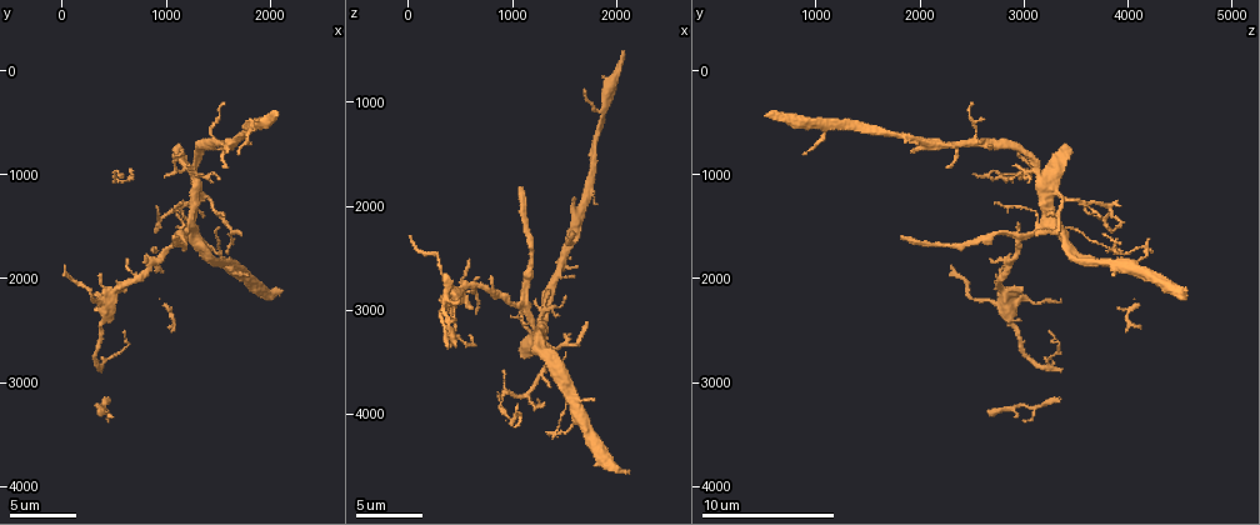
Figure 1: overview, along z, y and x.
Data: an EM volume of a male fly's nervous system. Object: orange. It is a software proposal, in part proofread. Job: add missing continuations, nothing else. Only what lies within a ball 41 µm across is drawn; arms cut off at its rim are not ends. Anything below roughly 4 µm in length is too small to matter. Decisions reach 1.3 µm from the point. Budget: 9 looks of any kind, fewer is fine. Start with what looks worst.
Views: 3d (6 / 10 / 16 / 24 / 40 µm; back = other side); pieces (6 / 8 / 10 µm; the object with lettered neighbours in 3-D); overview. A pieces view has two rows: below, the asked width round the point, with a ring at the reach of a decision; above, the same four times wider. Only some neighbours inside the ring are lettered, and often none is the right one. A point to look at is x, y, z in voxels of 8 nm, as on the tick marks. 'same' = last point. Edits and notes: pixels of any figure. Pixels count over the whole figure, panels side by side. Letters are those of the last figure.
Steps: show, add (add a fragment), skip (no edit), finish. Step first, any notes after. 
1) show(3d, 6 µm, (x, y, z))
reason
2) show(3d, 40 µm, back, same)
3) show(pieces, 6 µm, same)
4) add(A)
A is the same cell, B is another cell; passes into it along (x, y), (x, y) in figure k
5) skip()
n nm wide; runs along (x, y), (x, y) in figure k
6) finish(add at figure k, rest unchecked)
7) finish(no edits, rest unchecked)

show(3d, 10 µm, (1720, 1580, 3120))
branch stops here

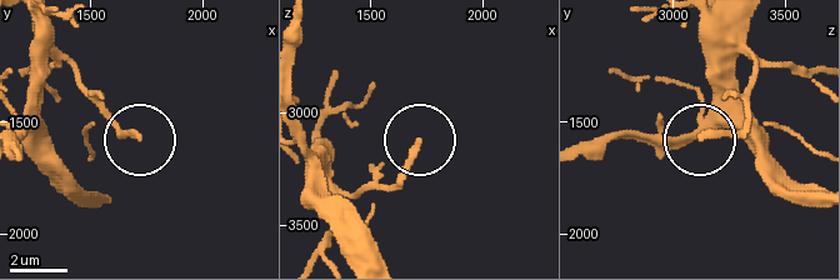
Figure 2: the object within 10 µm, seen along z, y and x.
show(pieces, 10 µm, (1720, 1570, 3140))

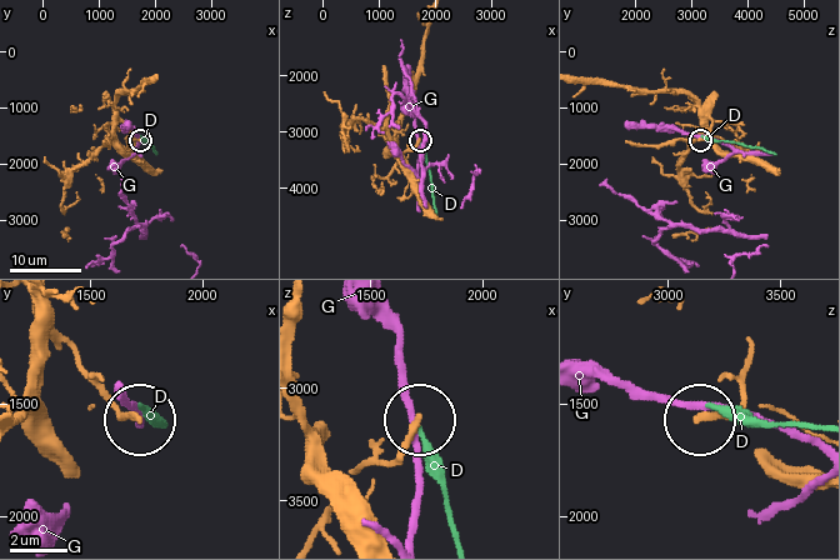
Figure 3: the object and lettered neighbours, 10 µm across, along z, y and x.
skip()
D and G are other cells; no lettered fragment goes on from it

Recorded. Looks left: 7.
show(3d, 6 µm, (1060, 1620, 1820))
branch stops here

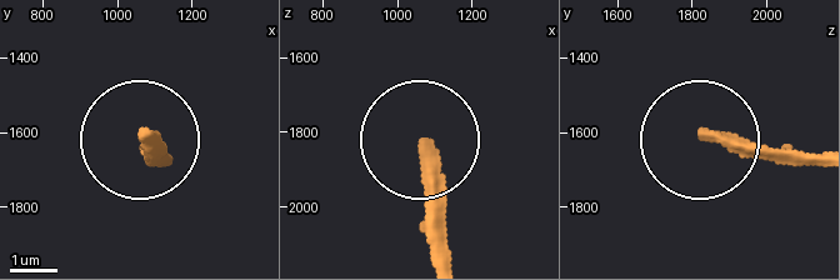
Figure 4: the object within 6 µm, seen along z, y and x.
show(pieces, 8 µm, (1070, 1610, 1840))

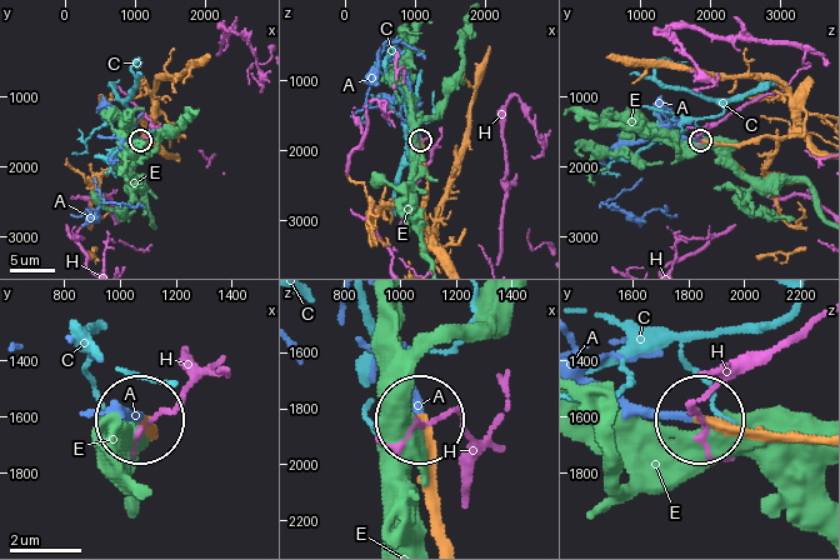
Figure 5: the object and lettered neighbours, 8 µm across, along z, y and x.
add(A)
A is the same cell, C, E and H are other cells; the cell continues

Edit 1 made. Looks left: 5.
show(pieces, 8 µm, (1760, 1980, 3820))
an open end

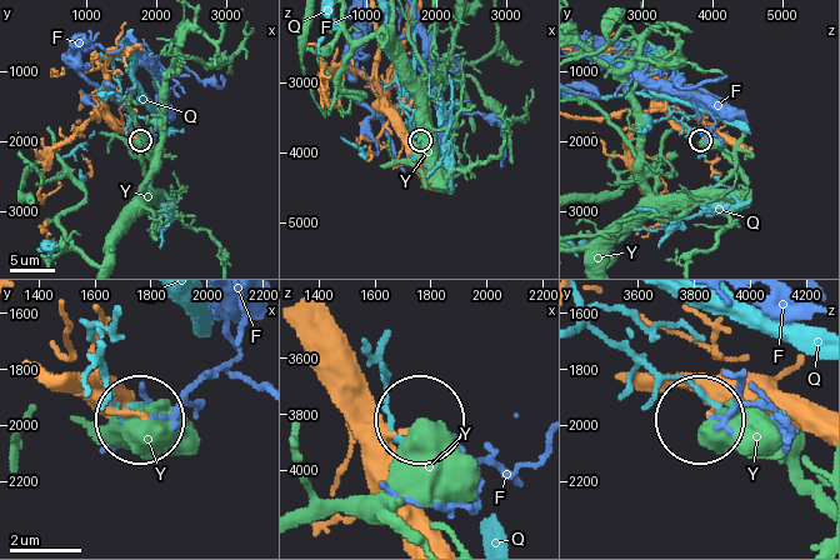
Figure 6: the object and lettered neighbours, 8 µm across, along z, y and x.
skip()
F, Q and Y are other cells; runs along (46, 368), (136, 413) in figure 6; no lettered fragment goes on from it

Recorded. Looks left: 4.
show(pieces, 10 µm, (1520, 1040, 2900))

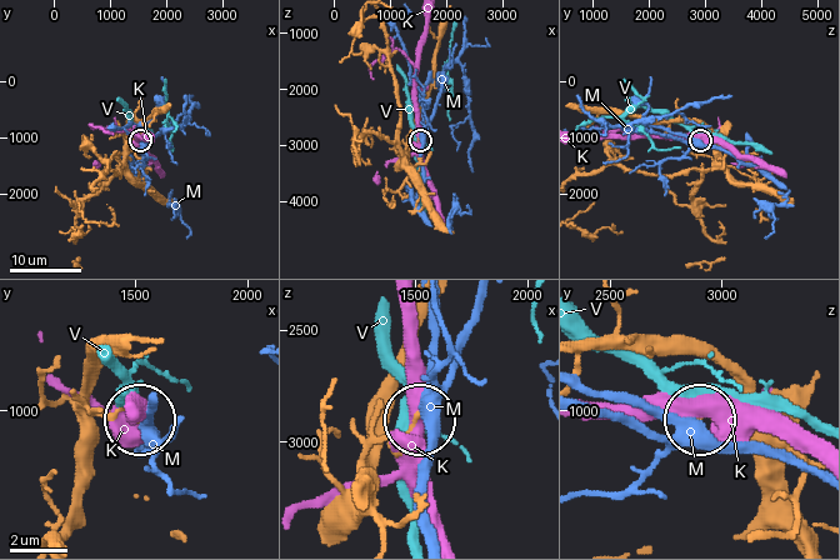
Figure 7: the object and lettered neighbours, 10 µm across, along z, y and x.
skip()
110 nm wide; K, M and V are other cells; no lettered fragment goes on from it

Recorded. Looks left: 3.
finish(add at figure 5, rest unchecked)

